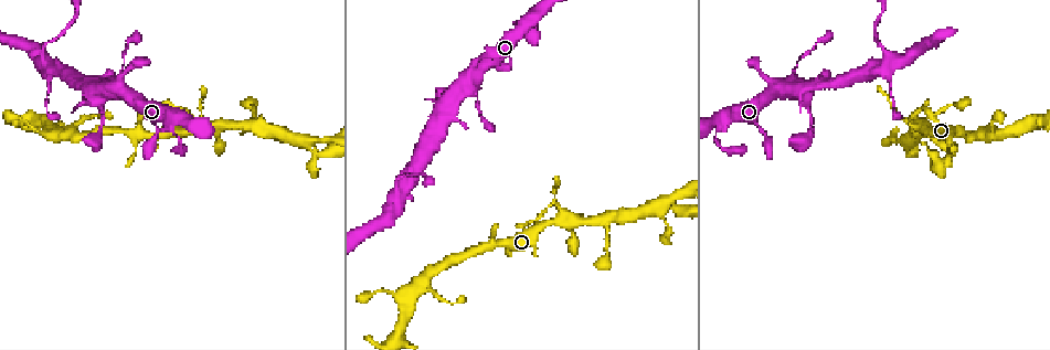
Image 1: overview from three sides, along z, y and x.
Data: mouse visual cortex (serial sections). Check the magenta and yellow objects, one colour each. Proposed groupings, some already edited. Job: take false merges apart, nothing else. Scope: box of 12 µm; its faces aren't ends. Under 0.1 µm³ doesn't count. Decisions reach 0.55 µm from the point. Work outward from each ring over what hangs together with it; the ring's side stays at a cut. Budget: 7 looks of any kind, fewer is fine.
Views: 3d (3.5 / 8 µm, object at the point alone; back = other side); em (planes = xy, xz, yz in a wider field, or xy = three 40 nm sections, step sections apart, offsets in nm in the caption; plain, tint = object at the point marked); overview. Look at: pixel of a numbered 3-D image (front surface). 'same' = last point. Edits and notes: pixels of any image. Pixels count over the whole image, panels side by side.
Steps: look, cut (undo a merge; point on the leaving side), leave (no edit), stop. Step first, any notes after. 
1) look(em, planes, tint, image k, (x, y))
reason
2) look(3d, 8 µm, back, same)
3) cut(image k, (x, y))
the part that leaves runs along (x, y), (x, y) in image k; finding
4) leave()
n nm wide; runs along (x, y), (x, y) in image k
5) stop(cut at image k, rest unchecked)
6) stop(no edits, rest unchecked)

look(3d, 8 µm, image 1, (807, 98))

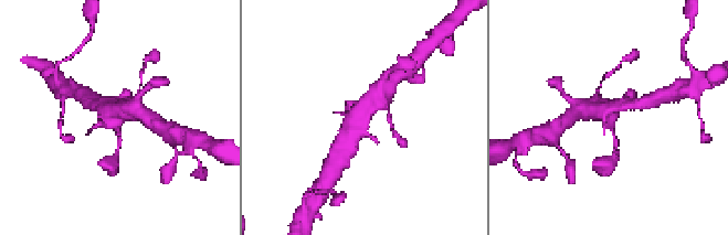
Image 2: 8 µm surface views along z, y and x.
look(3d, 3.5 µm, image 2, (363, 118))

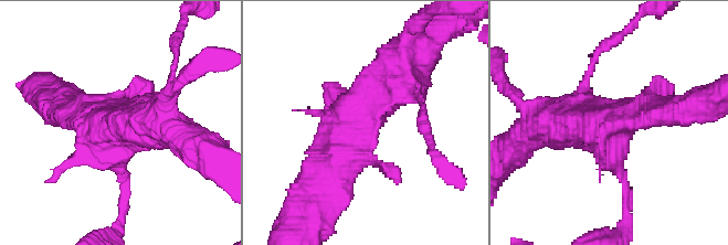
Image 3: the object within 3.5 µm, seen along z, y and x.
leave()
runs along (413, 56), (331, 172) in image 3; all the same cell

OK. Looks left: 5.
look(3d, 8 µm, back, image 1, (47, 60))
three-way junction

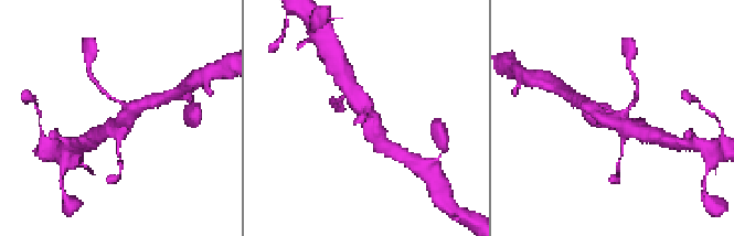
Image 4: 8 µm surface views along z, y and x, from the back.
look(3d, 3.5 µm, image 4, (124, 120))
zoom in

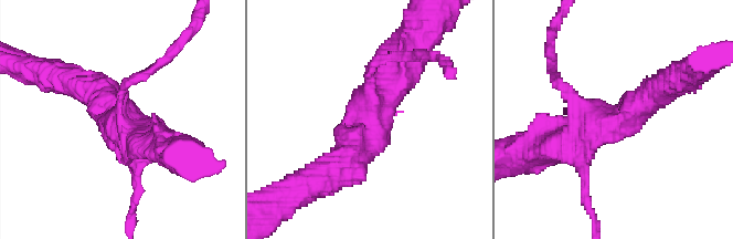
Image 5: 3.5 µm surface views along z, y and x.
look(em, xy, step 5, tint, image 5, (596, 120))
now the EM

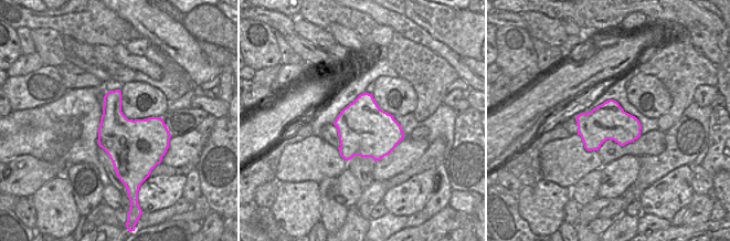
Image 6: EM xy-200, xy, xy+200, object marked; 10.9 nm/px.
leave()
runs along (415, 47), (347, 157) in image 5; all the same cell

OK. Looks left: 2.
look(3d, 8 µm, image 1, (569, 220))
arms part here

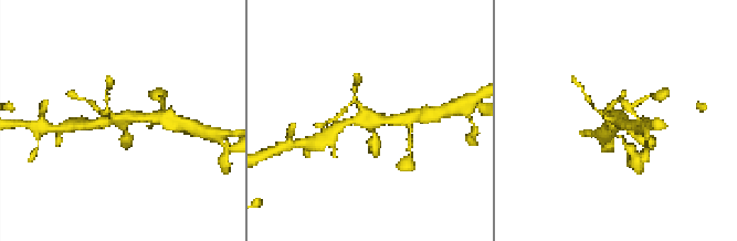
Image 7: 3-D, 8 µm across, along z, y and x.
look(3d, 3.5 µm, image 7, (371, 122))

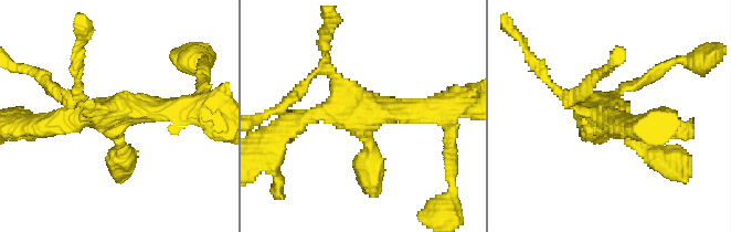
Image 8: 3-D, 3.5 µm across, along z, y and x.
leave()
runs along (45, 127), (55, 117), (188, 107) in image 8; all the same cell

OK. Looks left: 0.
stop(no edits, rest unchecked)

